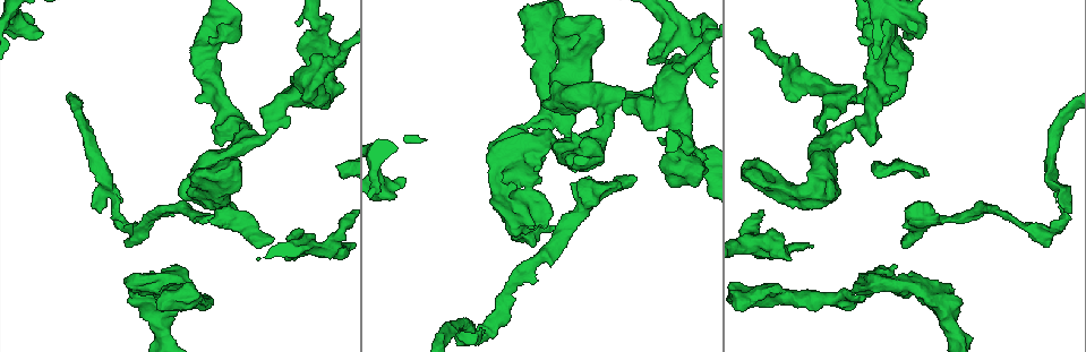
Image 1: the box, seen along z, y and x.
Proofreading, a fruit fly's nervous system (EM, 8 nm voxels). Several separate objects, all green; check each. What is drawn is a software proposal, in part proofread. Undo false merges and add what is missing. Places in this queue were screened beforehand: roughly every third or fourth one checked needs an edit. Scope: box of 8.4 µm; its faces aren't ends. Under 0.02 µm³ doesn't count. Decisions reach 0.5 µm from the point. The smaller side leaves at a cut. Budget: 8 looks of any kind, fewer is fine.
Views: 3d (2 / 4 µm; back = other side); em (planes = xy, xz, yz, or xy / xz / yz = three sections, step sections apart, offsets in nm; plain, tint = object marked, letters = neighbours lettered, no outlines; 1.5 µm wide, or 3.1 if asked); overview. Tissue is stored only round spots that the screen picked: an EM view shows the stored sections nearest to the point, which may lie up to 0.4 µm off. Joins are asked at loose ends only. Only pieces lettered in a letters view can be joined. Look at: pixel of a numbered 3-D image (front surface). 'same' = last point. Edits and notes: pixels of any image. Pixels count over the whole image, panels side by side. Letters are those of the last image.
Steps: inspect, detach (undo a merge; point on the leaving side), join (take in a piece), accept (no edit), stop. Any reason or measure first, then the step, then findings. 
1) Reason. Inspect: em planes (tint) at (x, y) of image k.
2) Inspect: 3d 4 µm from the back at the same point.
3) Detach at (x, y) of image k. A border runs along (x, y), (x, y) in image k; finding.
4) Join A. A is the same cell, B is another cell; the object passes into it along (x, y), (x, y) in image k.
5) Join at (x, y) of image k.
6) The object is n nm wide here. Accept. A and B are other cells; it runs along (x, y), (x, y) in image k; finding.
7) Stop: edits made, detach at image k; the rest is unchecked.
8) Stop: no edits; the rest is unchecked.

An open end. Inspect: 3d 4 µm at (902, 241) of image 1.

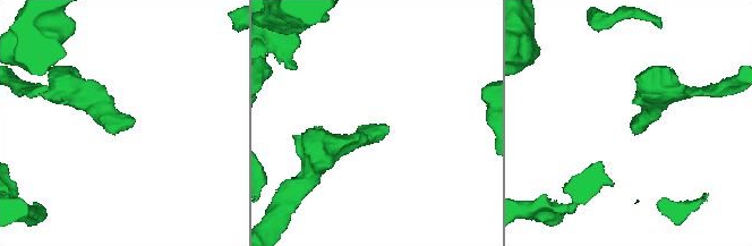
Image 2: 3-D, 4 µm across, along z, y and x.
Inspect: em xy step 8 (tint) at (134, 122) of image 2.

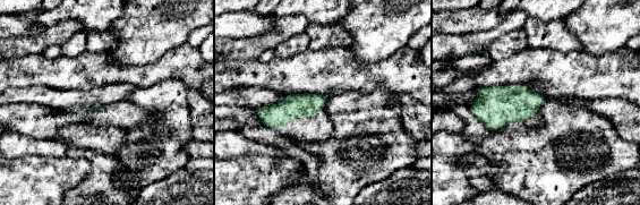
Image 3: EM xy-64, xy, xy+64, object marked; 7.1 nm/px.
Cut it another way. Inspect: em planes (letters) at the same point.

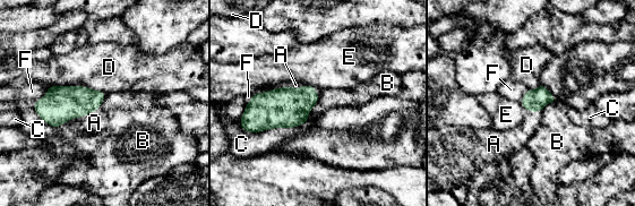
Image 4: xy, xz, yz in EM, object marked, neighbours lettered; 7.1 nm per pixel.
Join A. A is the same cell, B, C, D, E and F are other cells; the object passes into it along (60, 104), (80, 116), (94, 122) in image 4; the neuron continues.

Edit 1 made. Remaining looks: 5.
See it whole again. Inspect: overview.

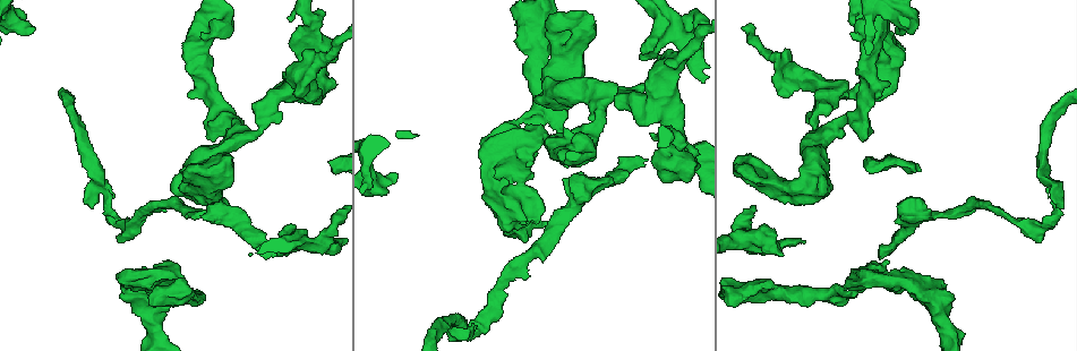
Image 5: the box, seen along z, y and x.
Branch stops here. Inspect: 3d 2 µm at (560, 131) of image 5.

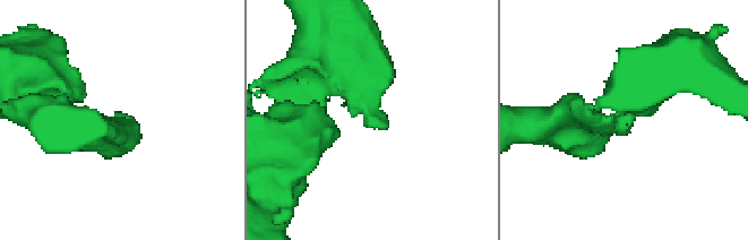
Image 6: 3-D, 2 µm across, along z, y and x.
Now the EM. Inspect: em yz step 4 (letters) at (385, 127) of image 6.

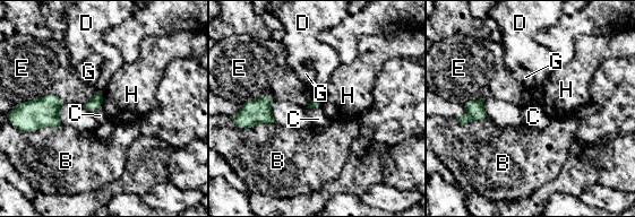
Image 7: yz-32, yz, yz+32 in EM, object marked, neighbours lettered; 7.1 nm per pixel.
The longest contact is with E, 320 nm. Accept. B, C, D, E, G and H are other cells; no lettered piece goes on from it.

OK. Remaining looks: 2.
Narrows sharply. Inspect: em planes (letters) at (814, 126) of image 5.

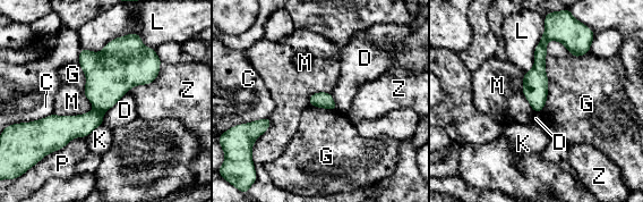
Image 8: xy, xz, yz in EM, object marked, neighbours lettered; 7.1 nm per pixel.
Detach at (108, 77) of image 8. C, D, G, K, L, M, P and Z are other cells; a border runs along (94, 108), (103, 114) in image 8; a second neuron is stuck on.

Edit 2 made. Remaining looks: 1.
Inspect: em xy step 4 (letters) at (471, 333) of image 5.

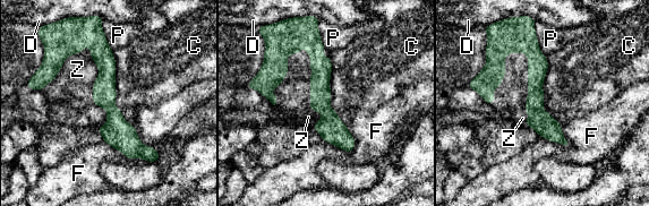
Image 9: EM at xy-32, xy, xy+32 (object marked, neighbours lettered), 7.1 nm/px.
Accept. C, D, F, P and Z are other cells; a border runs along (112, 50), (114, 104), (121, 110) in image 9; continuous, no second neuron.

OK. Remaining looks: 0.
Stop: edits made, join at image 4, detach at image 8; the rest is unchecked.

